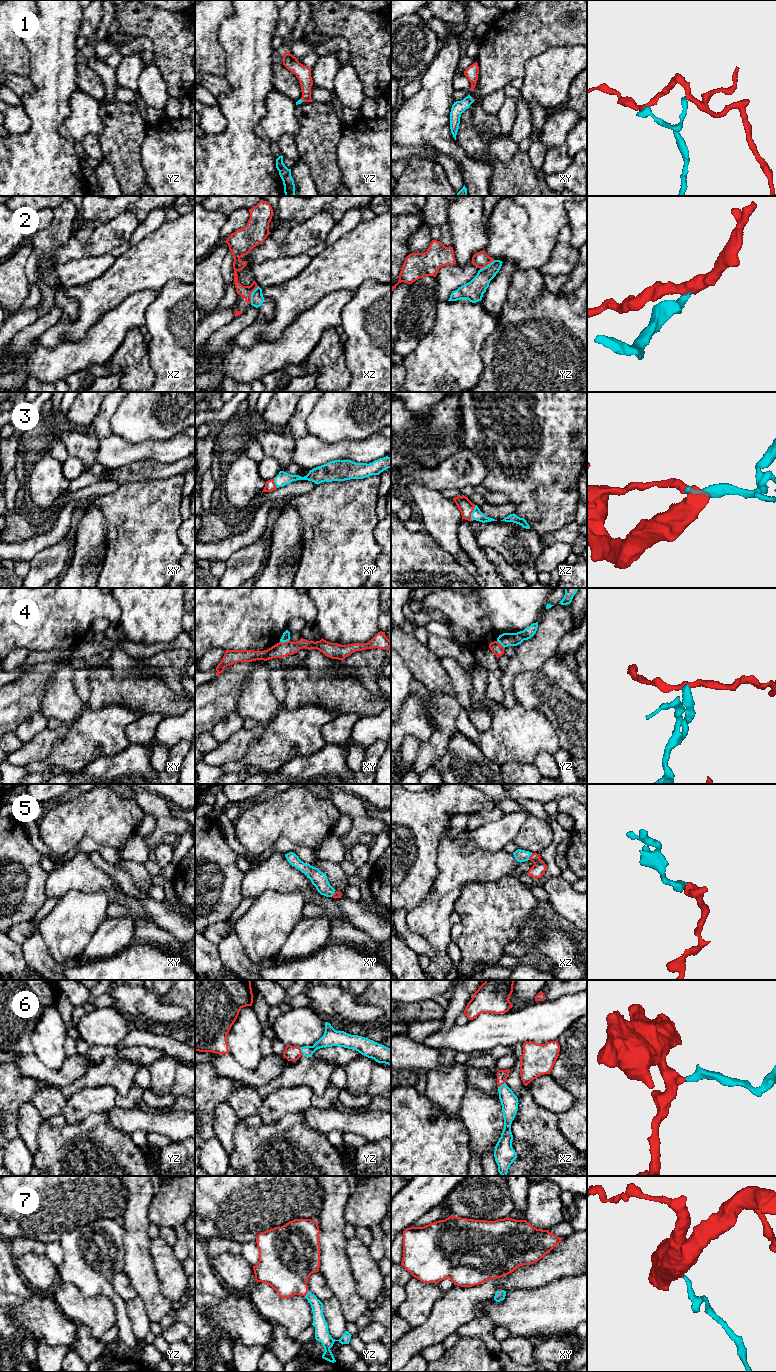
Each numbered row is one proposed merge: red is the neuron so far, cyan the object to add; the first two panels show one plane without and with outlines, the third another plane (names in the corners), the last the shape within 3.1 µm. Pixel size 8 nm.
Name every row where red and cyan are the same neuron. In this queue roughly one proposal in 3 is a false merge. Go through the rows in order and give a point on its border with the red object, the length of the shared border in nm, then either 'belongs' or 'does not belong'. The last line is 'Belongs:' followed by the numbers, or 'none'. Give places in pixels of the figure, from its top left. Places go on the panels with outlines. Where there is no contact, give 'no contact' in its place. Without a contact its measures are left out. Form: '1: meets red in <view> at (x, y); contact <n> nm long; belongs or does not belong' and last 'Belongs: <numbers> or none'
1: meets red in xy at (473, 99); contact 40 nm long; does not belong
2: meets red in xz at (250, 294); contact 150 nm long; does not belong
3: meets red in xz at (471, 512); contact 130 nm long; belongs
4: meets red in xy at (284, 642); contact 80 nm long; does not belong
5: meets red in xz at (530, 856); contact 70 nm long; belongs
6: meets red in yz at (300, 1051); contact 80 nm long; belongs
7: meets red in yz at (307, 1292); contact 70 nm long; belongs
Belongs: 3, 5, 6, 7

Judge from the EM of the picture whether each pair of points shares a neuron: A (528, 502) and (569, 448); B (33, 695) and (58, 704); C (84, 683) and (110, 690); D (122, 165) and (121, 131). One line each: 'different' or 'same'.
A: same
B: different
C: different
D: same

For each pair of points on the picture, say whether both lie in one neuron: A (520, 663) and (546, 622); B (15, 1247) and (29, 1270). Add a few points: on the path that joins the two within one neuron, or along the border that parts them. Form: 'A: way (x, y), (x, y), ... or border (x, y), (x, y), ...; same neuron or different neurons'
A: way (530, 653), (546, 637), (546, 632); same neuron
B: border (44, 1254), (24, 1253), (14, 1259); different neurons

